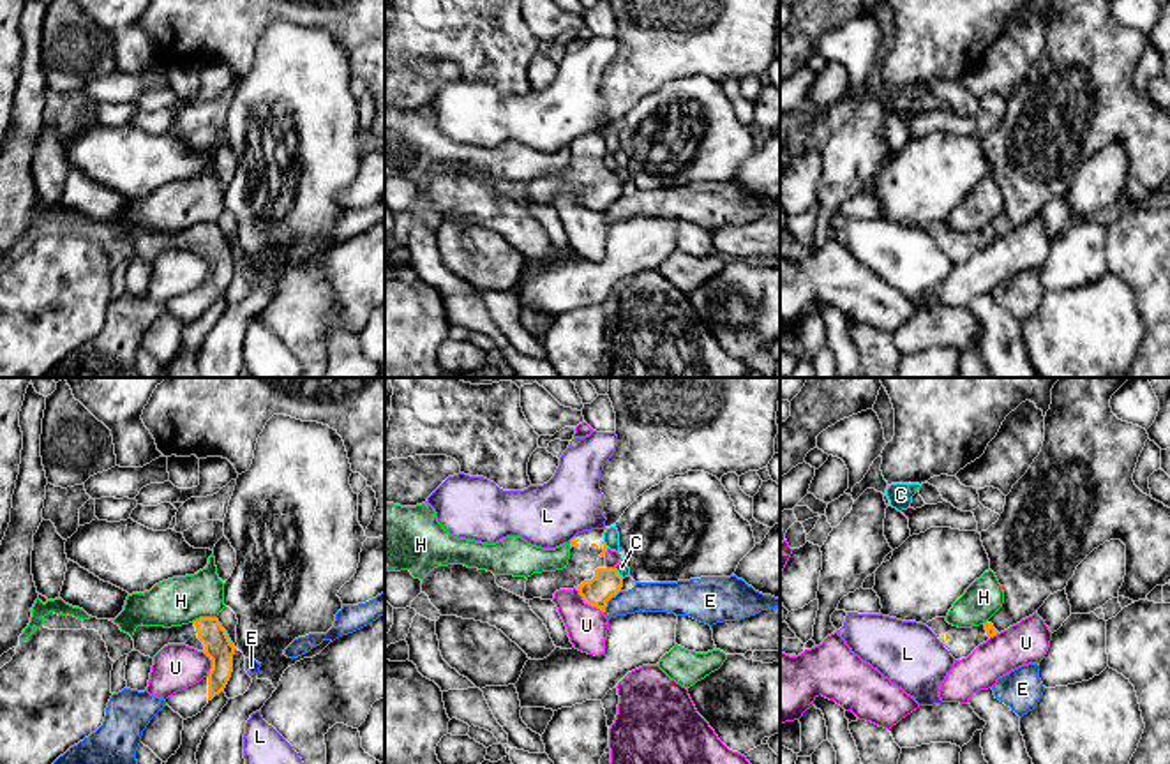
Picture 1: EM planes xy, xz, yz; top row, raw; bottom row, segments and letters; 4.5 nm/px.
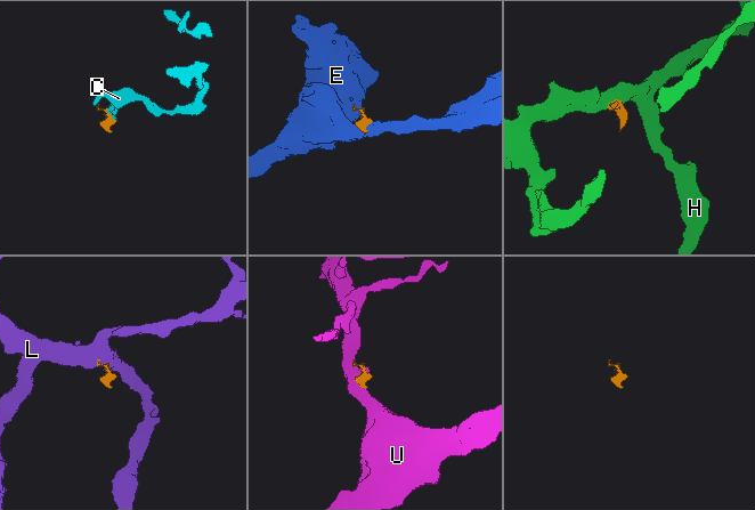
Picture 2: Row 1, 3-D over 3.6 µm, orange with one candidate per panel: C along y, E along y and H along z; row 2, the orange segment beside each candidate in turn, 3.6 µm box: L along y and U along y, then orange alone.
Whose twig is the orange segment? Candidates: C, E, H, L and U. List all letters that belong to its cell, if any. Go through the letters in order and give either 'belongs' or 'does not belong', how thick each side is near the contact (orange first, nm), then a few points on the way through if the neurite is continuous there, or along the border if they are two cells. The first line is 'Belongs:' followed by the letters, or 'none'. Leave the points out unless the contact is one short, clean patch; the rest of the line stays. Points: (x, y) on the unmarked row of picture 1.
Belongs: none
C: does not belong; 140 nm thick on the orange side, 60 nm on the other; border along xz (614, 172), (623, 182)
E: does not belong; 140 nm thick on the orange side, 140 nm on the other; border along xz (620, 194), (607, 207), (604, 217)
H: does not belong; 130 nm thick on the orange side, 220 nm on the other; border along xy (216, 221), (200, 221), (191, 226)
L: does not belong; 30 nm thick on the orange side, 300 nm on the other; border along xz (574, 140), (569, 147)
U: does not belong; 140 nm thick on the orange side, 180 nm on the other; border along xz (574, 193), (588, 209), (602, 217)

